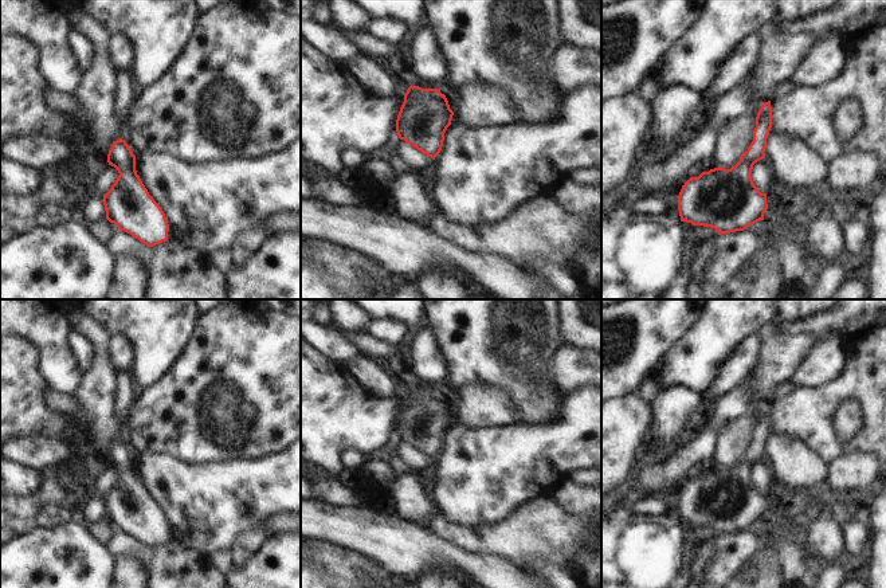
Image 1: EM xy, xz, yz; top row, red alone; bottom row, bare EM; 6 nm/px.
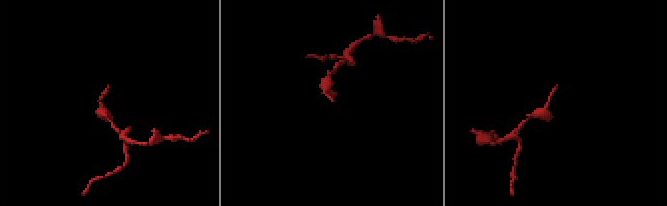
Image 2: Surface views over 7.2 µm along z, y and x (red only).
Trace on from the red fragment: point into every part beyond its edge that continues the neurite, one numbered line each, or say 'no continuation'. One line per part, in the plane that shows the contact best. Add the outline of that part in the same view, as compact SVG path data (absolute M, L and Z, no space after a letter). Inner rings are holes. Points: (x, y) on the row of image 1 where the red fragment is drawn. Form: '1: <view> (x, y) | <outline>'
no continuation

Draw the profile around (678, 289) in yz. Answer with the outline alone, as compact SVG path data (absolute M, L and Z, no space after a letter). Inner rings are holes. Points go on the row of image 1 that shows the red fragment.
M686 240L683 246L683 262L678 277L664 290L660 299L689 299L687 287L691 279L691 260L694 258L695 244L691 240Z

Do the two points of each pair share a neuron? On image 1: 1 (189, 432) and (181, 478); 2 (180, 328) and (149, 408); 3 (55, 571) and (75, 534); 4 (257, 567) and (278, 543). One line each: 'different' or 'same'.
1: different
2: different
3: same
4: same

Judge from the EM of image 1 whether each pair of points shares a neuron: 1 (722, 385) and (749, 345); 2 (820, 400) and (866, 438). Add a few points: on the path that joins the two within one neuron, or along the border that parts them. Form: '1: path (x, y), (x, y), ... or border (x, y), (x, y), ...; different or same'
1: path (729, 376), (745, 355); same
2: path (820, 419), (820, 430), (838, 447), (847, 447); same

